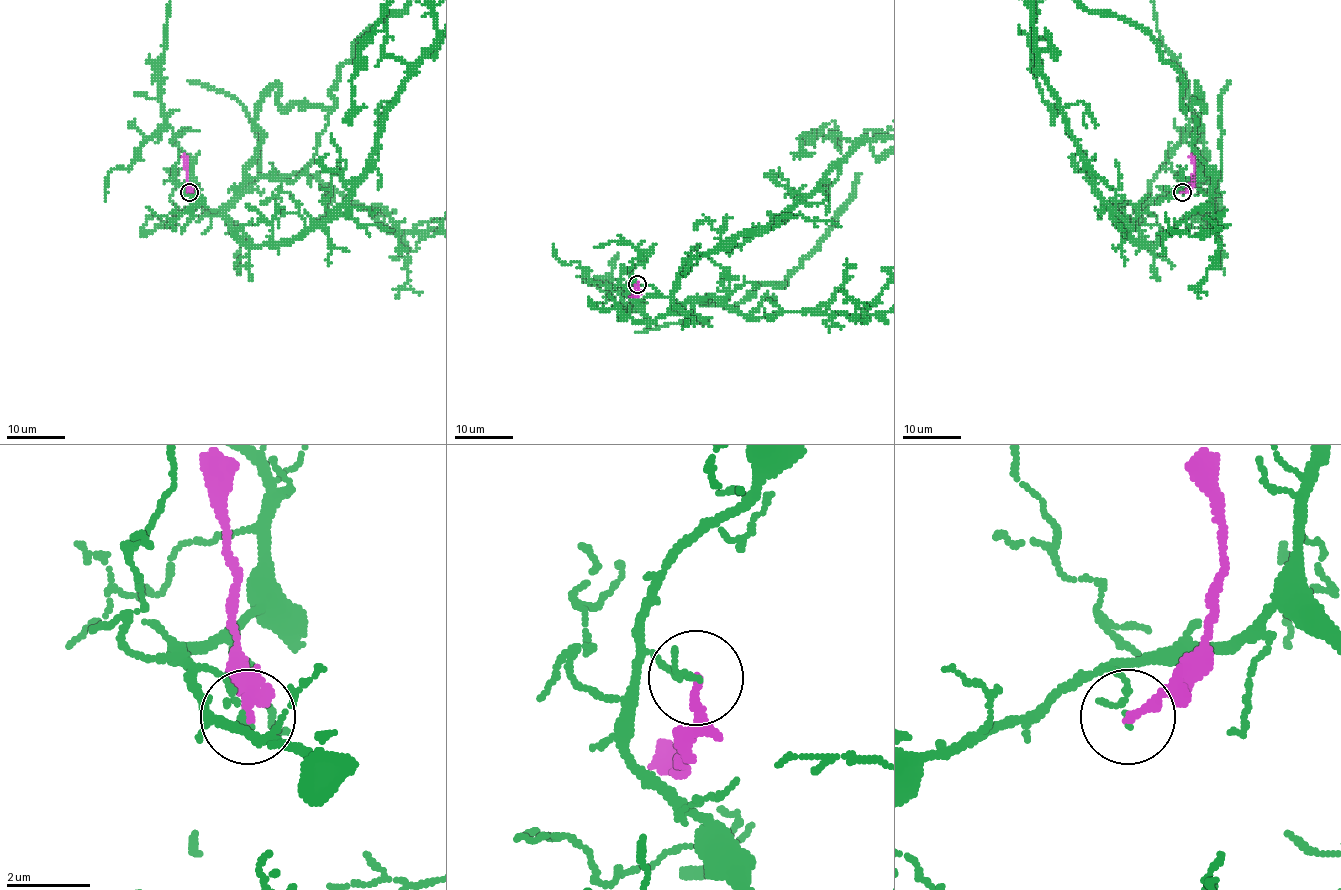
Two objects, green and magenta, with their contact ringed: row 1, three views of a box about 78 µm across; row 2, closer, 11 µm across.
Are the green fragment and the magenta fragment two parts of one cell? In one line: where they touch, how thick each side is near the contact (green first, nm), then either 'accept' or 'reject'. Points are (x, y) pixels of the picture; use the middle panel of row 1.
(637, 284) | 140/220 nm | reject

